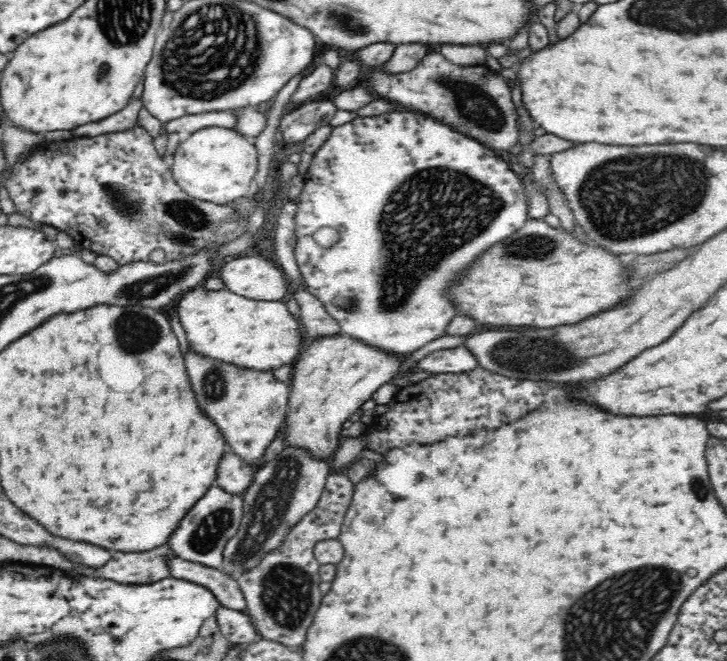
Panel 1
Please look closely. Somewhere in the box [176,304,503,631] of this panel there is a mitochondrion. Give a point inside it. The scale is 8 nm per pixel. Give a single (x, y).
(270, 507)

